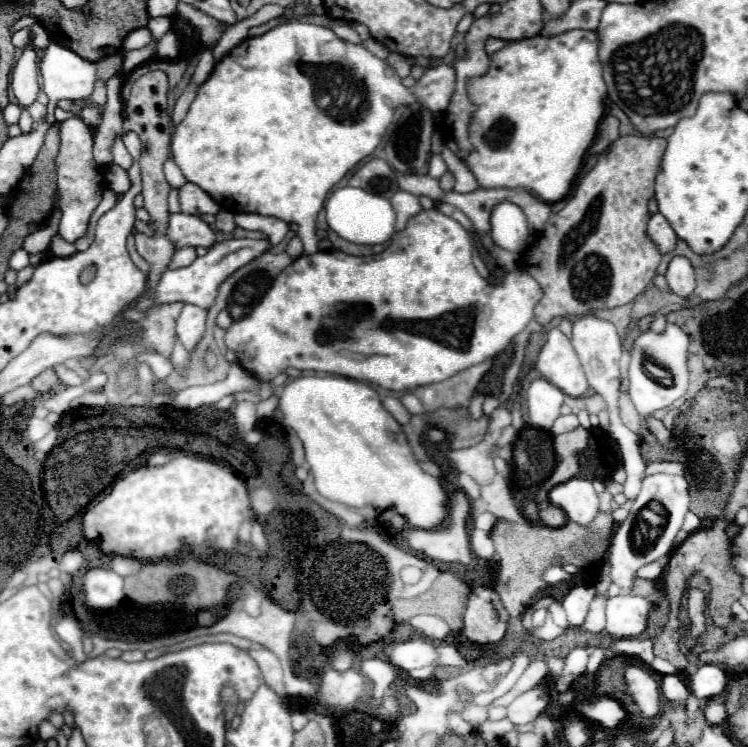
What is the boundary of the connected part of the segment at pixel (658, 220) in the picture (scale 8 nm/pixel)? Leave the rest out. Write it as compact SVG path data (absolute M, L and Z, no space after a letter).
M656 212L650 222L648 222L648 236L656 242L656 246L660 248L660 252L672 252L676 246L676 234L672 230L672 226L668 224L668 220Z

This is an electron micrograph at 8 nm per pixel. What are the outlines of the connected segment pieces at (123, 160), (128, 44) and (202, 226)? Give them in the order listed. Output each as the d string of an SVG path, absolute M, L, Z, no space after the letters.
M116 136L116 138L114 138L112 154L114 154L114 164L122 166L124 170L128 170L128 168L130 168L130 164L132 164L132 156L130 156L130 152L128 152L128 150L126 150L126 146L124 146L122 136Z
M136 28L124 38L124 50L130 52L130 50L136 50L136 48L144 48L148 44L148 40L152 40L148 36L148 30L146 28Z
M170 214L166 234L176 250L186 246L210 248L214 244L214 230L198 216L190 214Z

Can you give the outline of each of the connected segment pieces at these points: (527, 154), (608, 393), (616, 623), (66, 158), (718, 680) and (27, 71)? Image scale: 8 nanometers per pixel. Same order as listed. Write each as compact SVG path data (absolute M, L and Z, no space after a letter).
M570 30L558 36L512 40L490 56L486 74L466 82L468 98L476 110L468 128L474 148L464 158L464 164L476 176L480 188L522 188L546 204L554 204L570 192L582 158L596 138L598 122L604 116L606 84L598 46L600 36L594 30Z
M584 314L578 316L572 322L572 346L584 366L586 378L590 388L600 394L606 402L608 408L612 410L618 402L618 394L620 394L620 354L622 354L622 346L620 346L620 336L618 330L612 322L606 322L594 314Z
M618 594L606 602L606 630L612 638L634 638L646 628L652 604L636 594Z
M74 116L60 124L60 152L56 156L58 168L58 190L56 190L56 208L60 210L58 234L66 242L76 242L88 230L88 222L92 212L102 200L102 192L106 190L104 168L96 164L92 156L92 134L90 128L82 122L82 118Z
M716 664L700 666L698 672L690 678L690 690L698 698L718 696L720 692L724 692L726 684L728 684L728 678L726 678L724 670L720 666L716 666Z
M26 44L12 70L12 90L22 108L28 108L38 96L38 56L32 44Z

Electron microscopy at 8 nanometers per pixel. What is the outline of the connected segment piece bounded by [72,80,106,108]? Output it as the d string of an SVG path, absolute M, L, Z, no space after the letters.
M98 80L96 82L96 90L94 94L88 98L88 100L78 100L78 102L72 102L76 108L86 108L86 106L104 106L106 104L106 86Z

